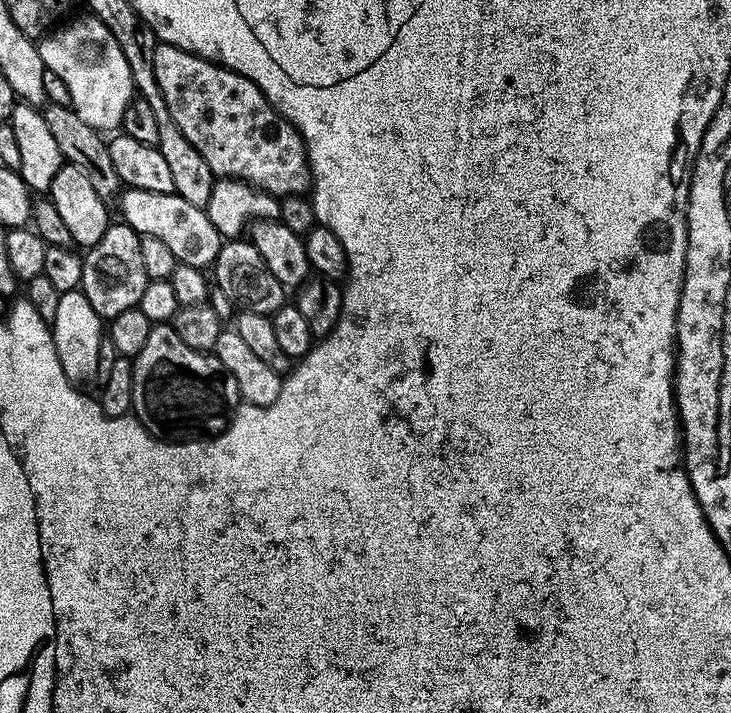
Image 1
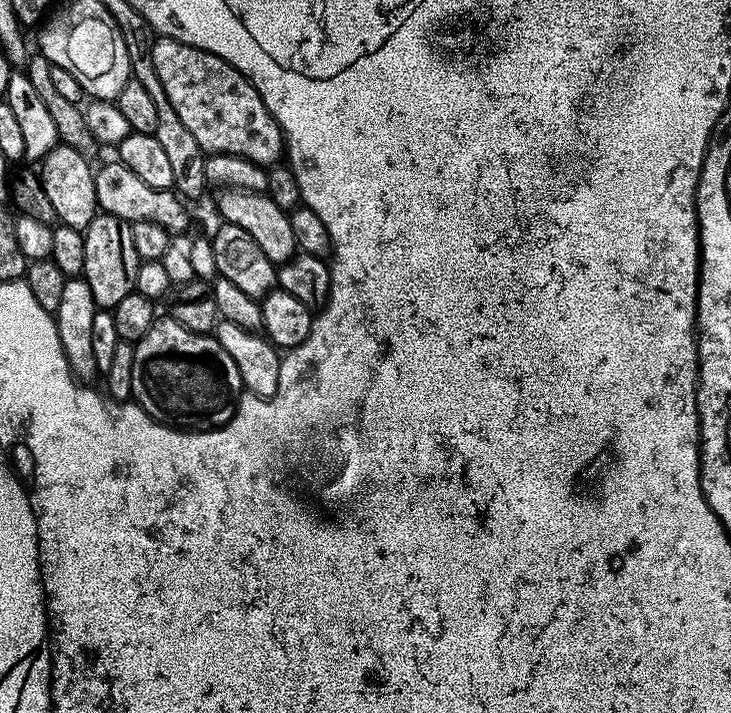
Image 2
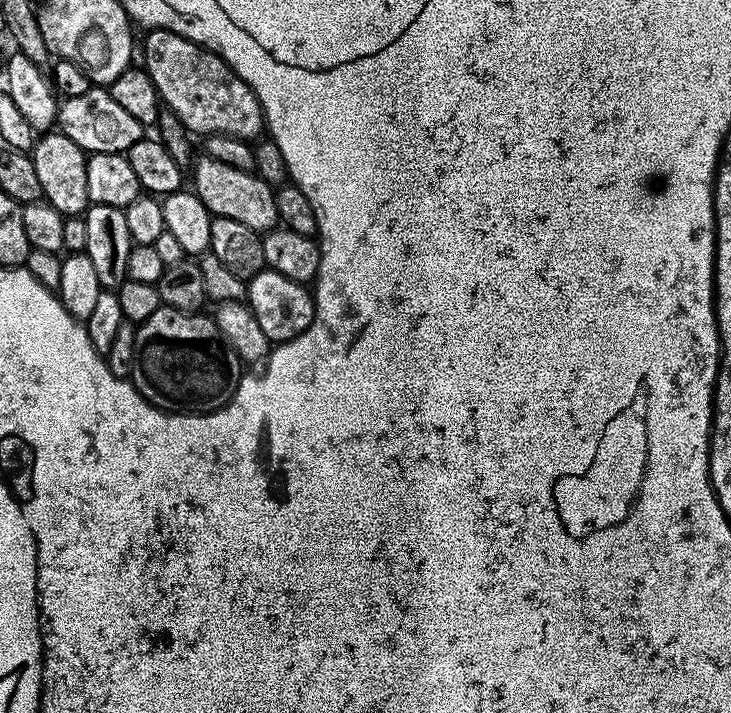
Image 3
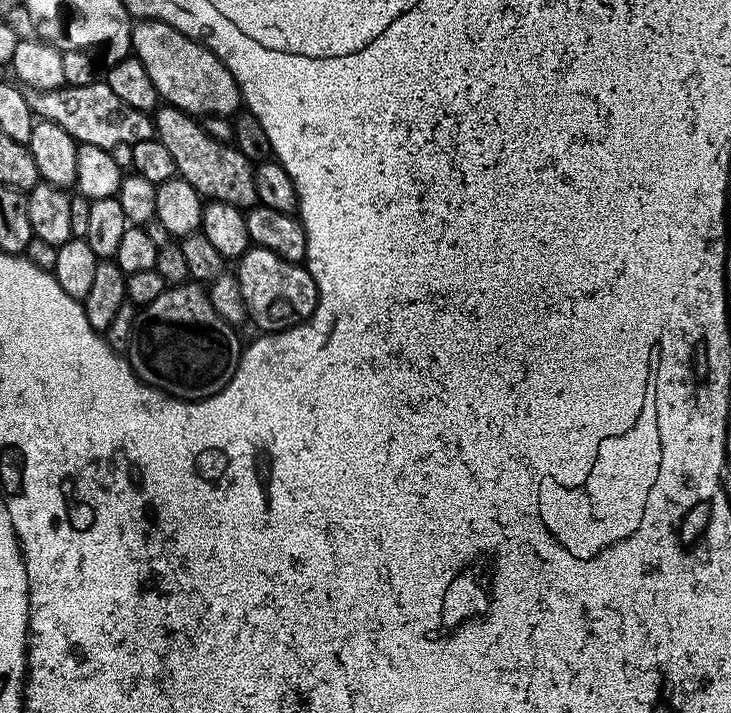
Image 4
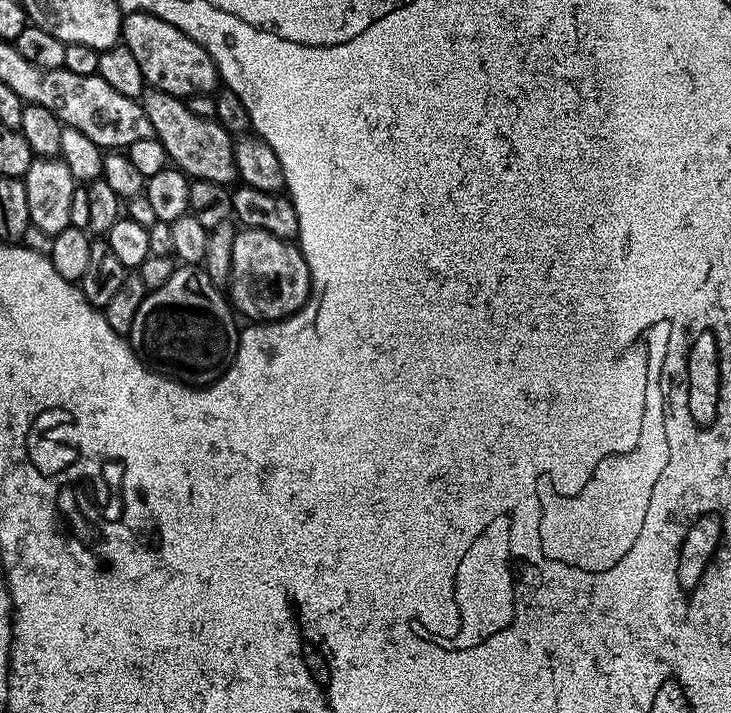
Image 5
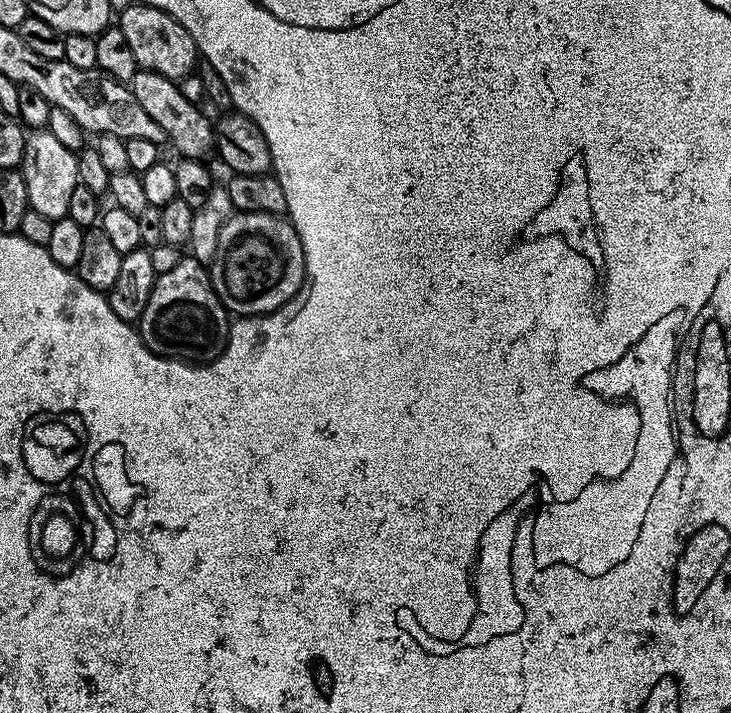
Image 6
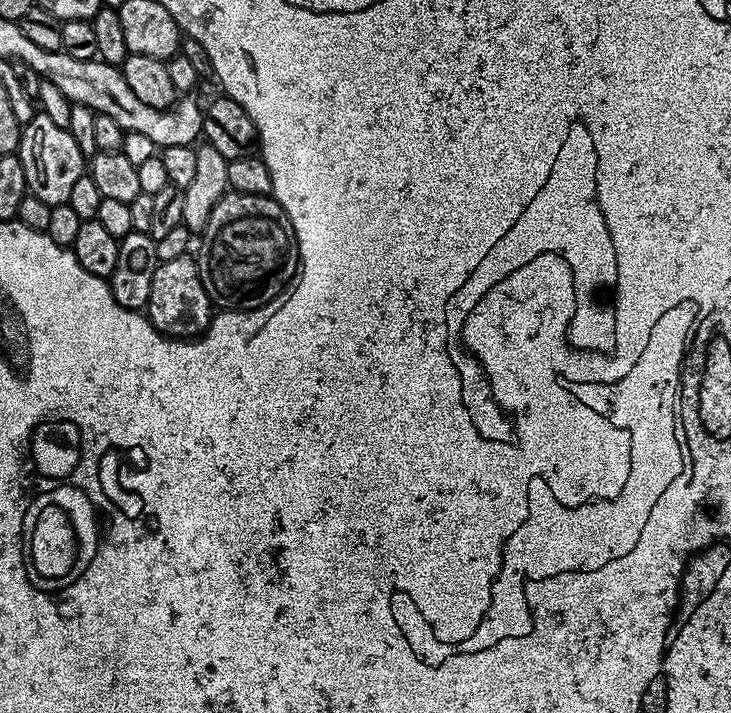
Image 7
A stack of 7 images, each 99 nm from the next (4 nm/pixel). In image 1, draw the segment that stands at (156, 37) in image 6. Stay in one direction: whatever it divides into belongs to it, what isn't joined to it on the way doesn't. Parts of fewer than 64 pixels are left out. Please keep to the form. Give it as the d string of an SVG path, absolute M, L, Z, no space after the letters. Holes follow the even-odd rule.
M163 42L157 43L154 50L154 78L158 78L158 90L162 90L162 98L166 98L170 118L174 118L178 130L186 134L190 146L206 158L206 166L210 166L213 176L245 180L259 192L277 198L304 196L311 189L312 171L308 165L308 147L304 145L304 137L285 116L276 111L254 82L212 60Z

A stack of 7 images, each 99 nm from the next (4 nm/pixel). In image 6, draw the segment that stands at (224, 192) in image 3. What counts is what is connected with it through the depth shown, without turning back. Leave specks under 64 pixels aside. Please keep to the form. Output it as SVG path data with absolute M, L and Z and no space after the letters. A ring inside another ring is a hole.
M137 69L132 80L128 82L135 100L158 126L162 126L167 141L180 152L183 159L207 161L215 153L215 127L212 120L200 112L197 103L186 100L178 84L164 75L153 71Z

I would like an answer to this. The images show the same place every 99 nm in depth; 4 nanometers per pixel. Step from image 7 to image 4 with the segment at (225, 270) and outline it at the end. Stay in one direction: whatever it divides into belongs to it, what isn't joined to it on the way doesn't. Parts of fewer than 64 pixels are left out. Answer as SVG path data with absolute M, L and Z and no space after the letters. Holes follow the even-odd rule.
M252 246L240 257L235 268L234 275L246 302L248 320L256 323L261 333L293 328L315 314L318 290L303 263L286 262L286 258L278 258L278 254L270 250Z

